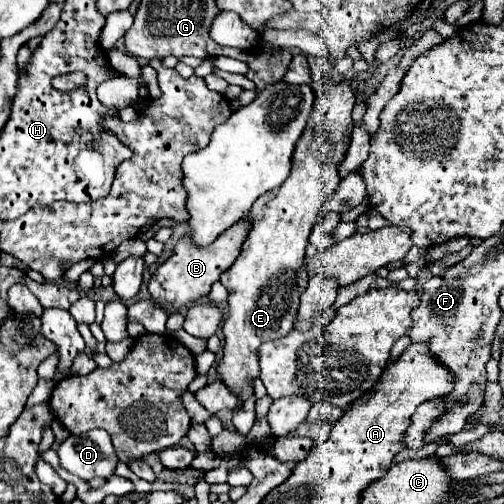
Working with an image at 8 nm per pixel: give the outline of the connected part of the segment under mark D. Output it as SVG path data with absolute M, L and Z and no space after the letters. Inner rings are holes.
M94 429L82 435L70 435L58 447L60 463L72 475L80 479L92 477L112 477L118 457L112 447L110 435L102 429Z

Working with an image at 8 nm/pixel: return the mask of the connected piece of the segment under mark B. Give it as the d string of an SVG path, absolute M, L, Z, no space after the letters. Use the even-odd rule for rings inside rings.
M244 217L238 223L234 223L234 227L226 231L226 235L218 235L218 239L210 243L210 247L194 247L194 243L190 243L190 235L180 237L180 241L174 247L174 255L166 263L162 263L152 275L152 281L148 285L152 301L168 311L178 311L182 309L182 305L190 305L200 297L208 295L212 283L218 281L220 275L228 271L236 261L236 257L240 255L240 247L246 241L248 229L250 229L250 219Z

